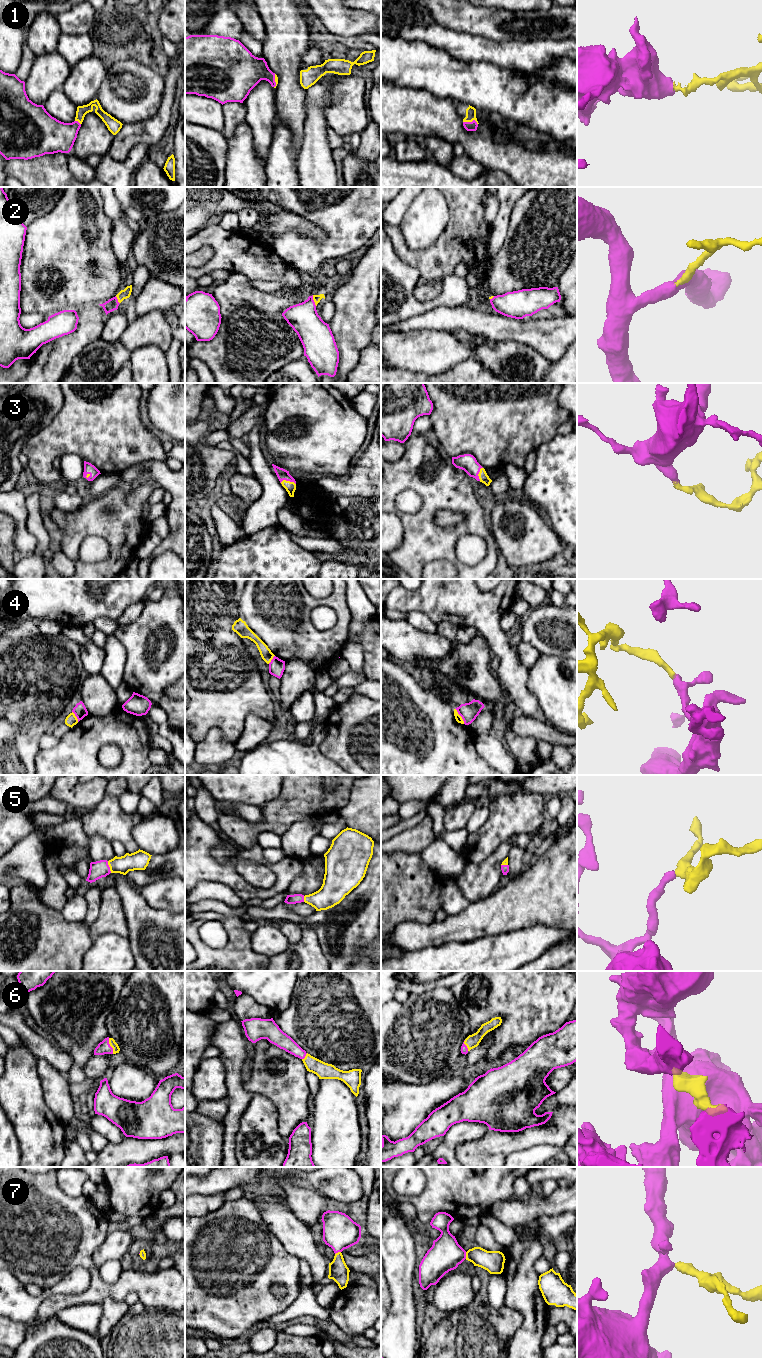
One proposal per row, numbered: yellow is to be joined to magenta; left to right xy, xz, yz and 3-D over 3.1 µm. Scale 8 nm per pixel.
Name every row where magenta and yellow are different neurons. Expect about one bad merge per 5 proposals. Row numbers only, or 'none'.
4

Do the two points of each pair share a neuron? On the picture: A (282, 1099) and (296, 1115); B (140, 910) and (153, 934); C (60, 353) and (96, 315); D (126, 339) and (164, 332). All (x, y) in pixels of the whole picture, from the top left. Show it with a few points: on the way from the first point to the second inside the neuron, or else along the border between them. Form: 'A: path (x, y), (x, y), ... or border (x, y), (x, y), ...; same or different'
A: path (286, 1103), (293, 1111); same
B: path (140, 916), (149, 928); same
C: path (70, 344), (89, 325); same
D: path (135, 336), (140, 332), (155, 332); same

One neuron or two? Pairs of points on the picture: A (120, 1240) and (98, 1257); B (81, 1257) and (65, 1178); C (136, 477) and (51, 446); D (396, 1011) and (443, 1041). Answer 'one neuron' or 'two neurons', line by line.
A: one neuron
B: two neurons
C: two neurons
D: one neuron

